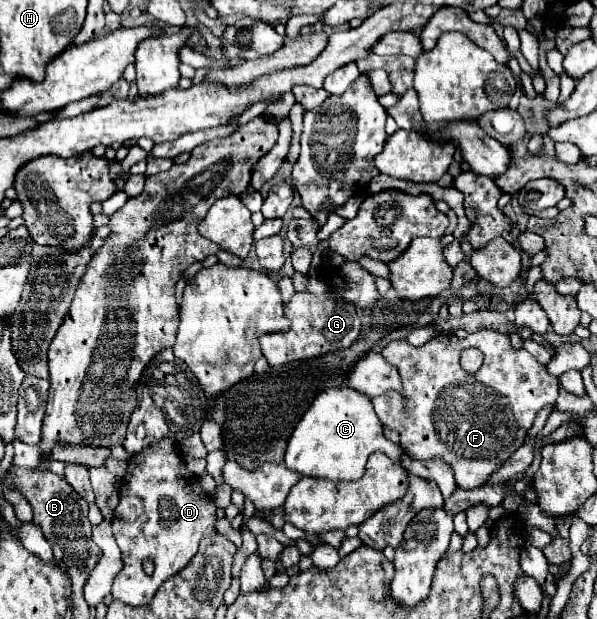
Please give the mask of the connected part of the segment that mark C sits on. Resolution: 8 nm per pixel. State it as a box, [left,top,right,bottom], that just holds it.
[285,387,402,481]

